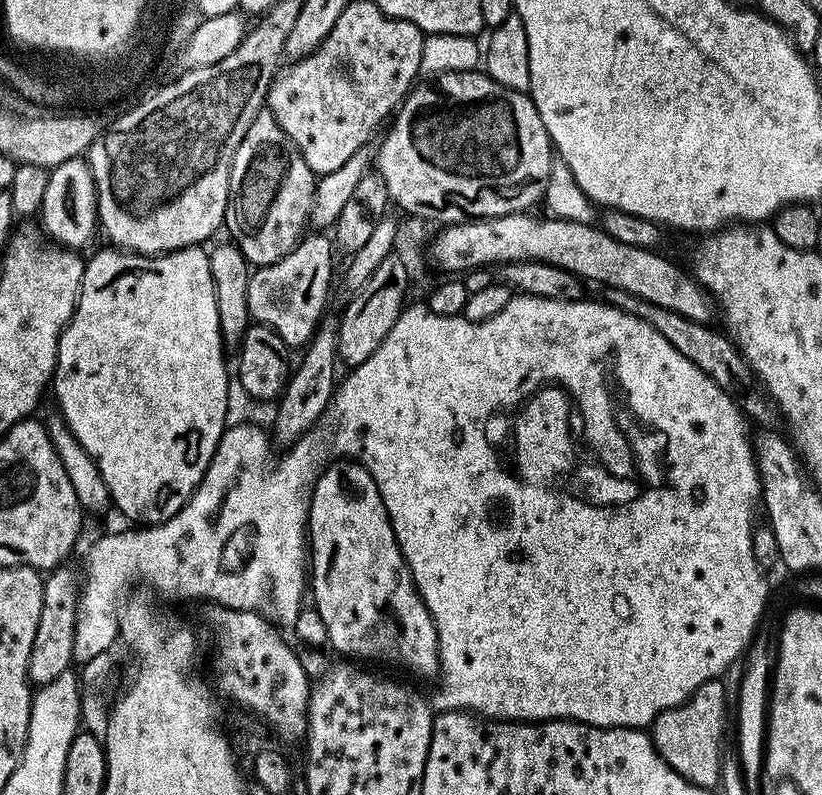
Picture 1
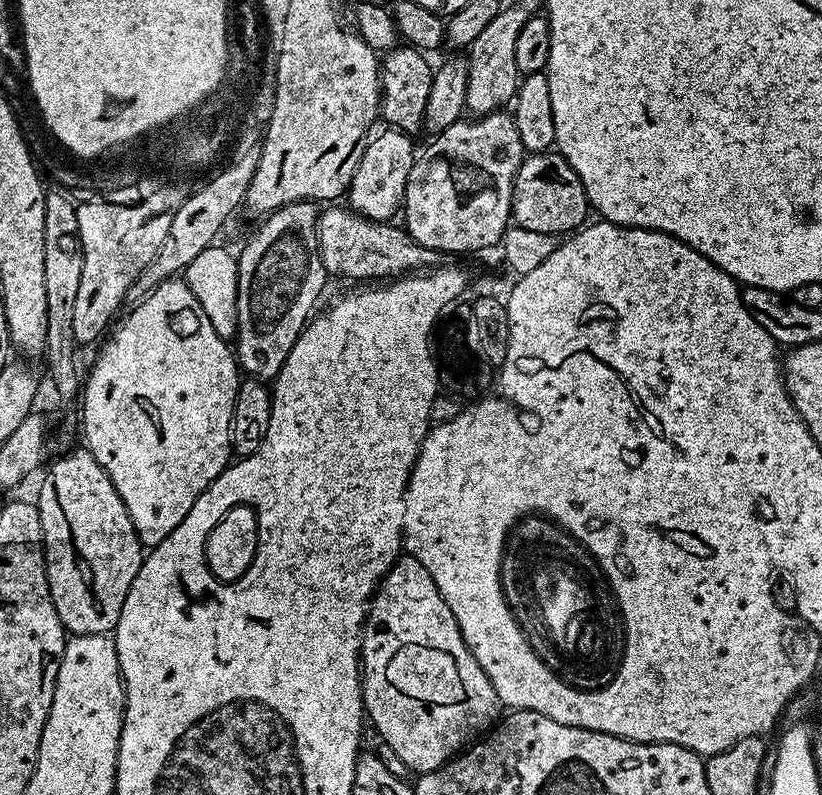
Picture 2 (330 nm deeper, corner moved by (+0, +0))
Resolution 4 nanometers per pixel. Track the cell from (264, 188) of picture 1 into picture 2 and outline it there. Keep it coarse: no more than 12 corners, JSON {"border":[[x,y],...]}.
{"border":[[267,213],[238,252],[238,339],[275,381],[324,288],[321,213]]}

